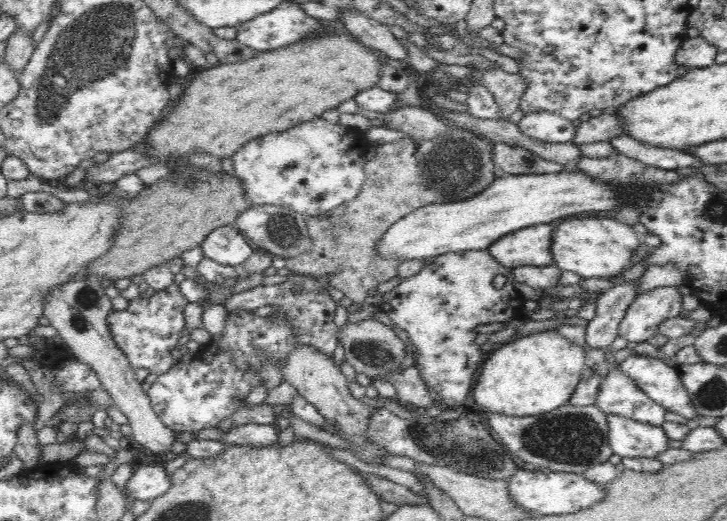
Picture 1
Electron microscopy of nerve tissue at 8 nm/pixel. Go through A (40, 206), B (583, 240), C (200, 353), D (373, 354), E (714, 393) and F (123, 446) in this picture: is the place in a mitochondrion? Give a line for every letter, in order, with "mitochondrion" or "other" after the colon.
A: other
B: other
C: other
D: mitochondrion
E: mitochondrion
F: other

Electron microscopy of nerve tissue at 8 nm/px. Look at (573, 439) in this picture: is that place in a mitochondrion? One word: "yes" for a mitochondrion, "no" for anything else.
yes

